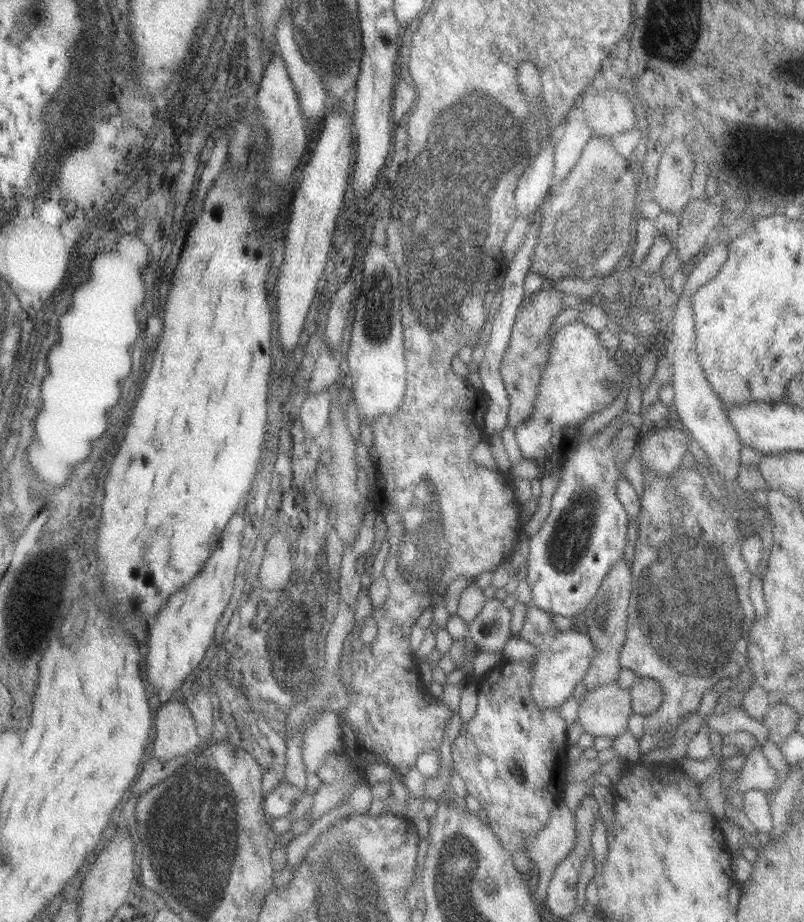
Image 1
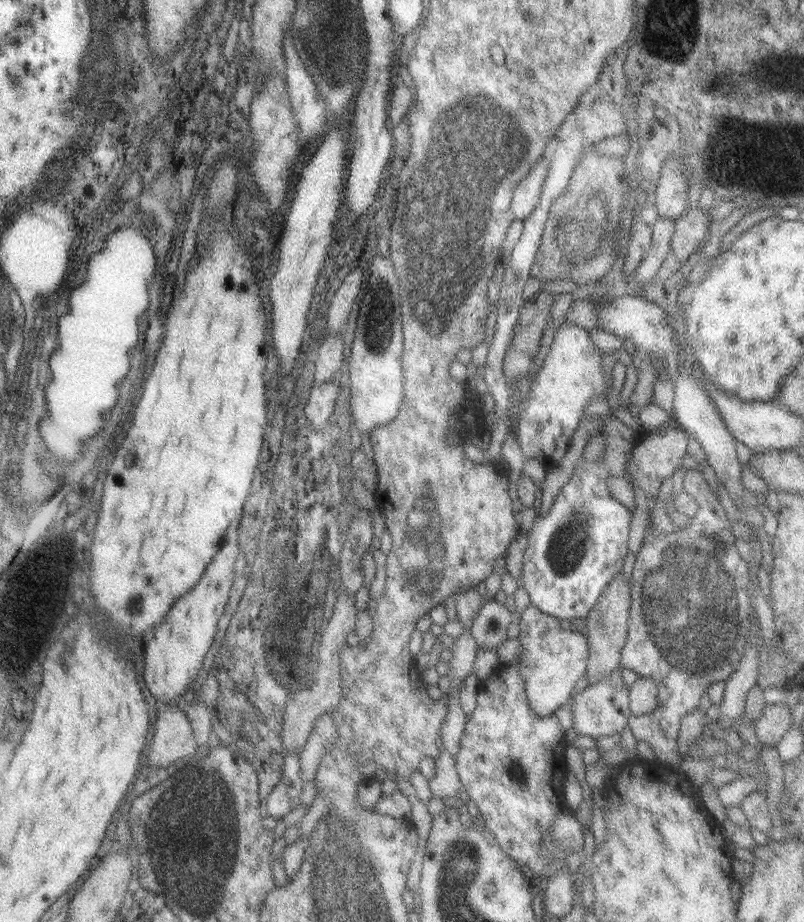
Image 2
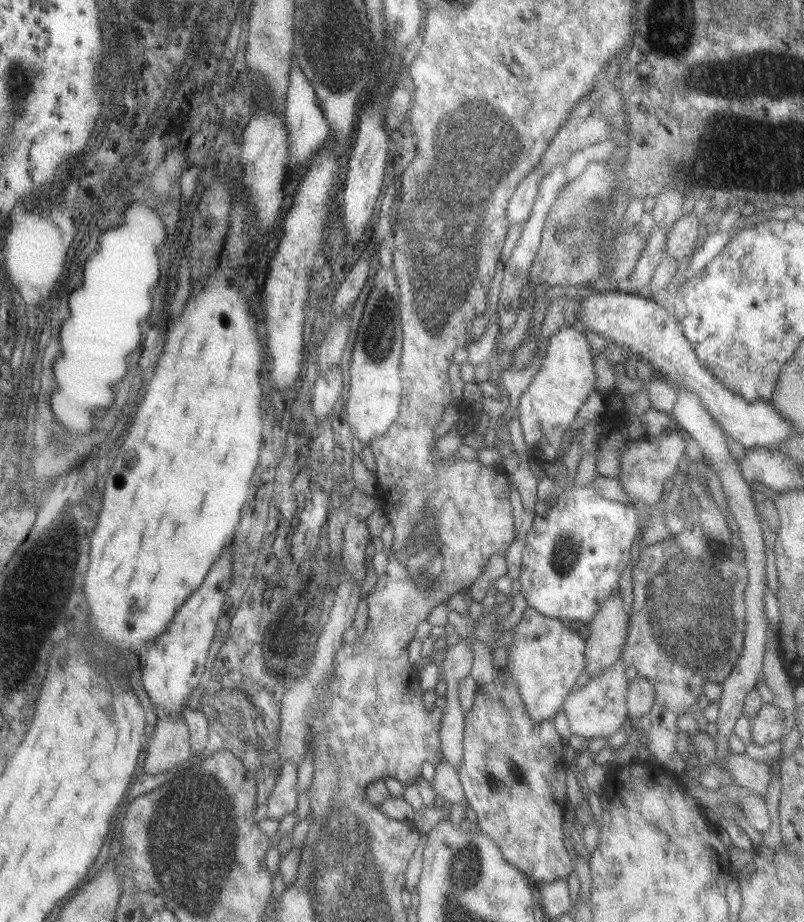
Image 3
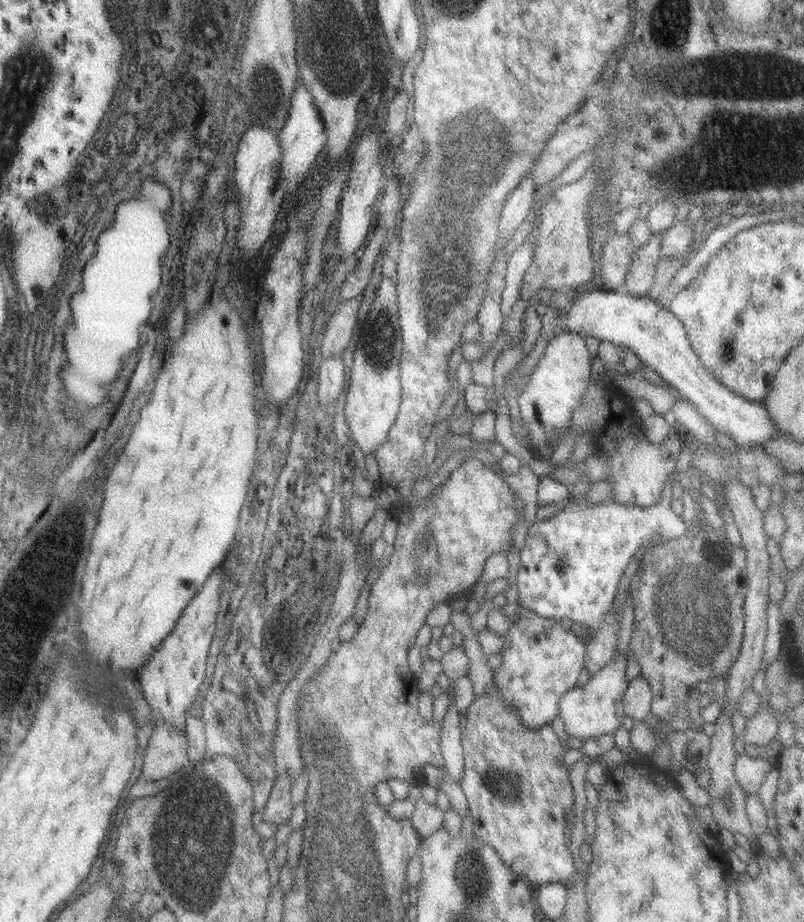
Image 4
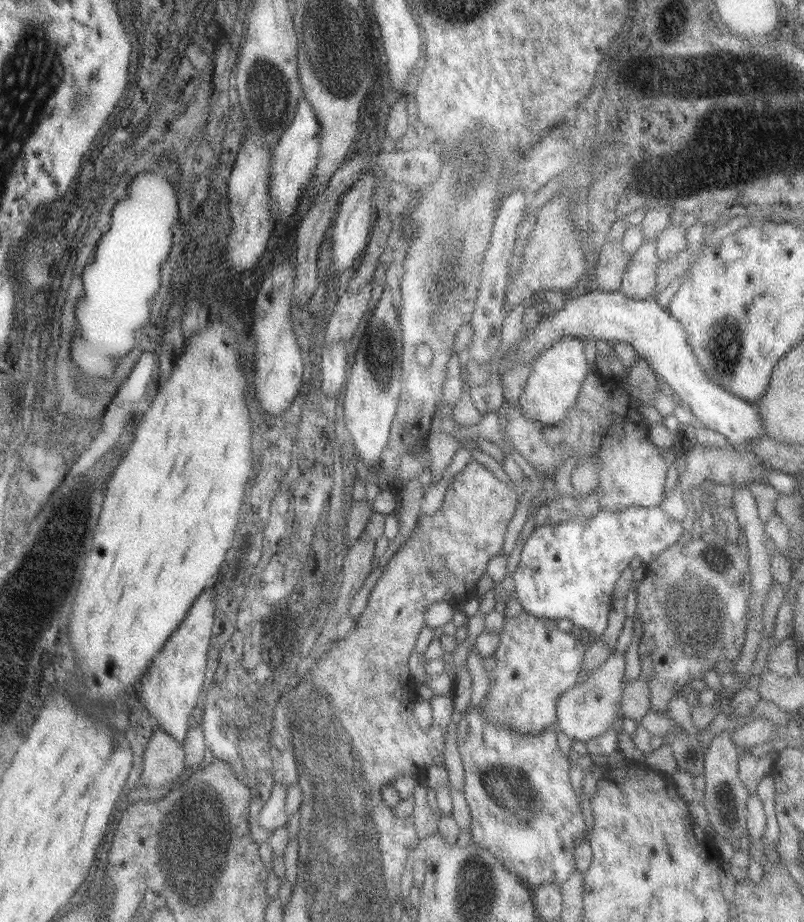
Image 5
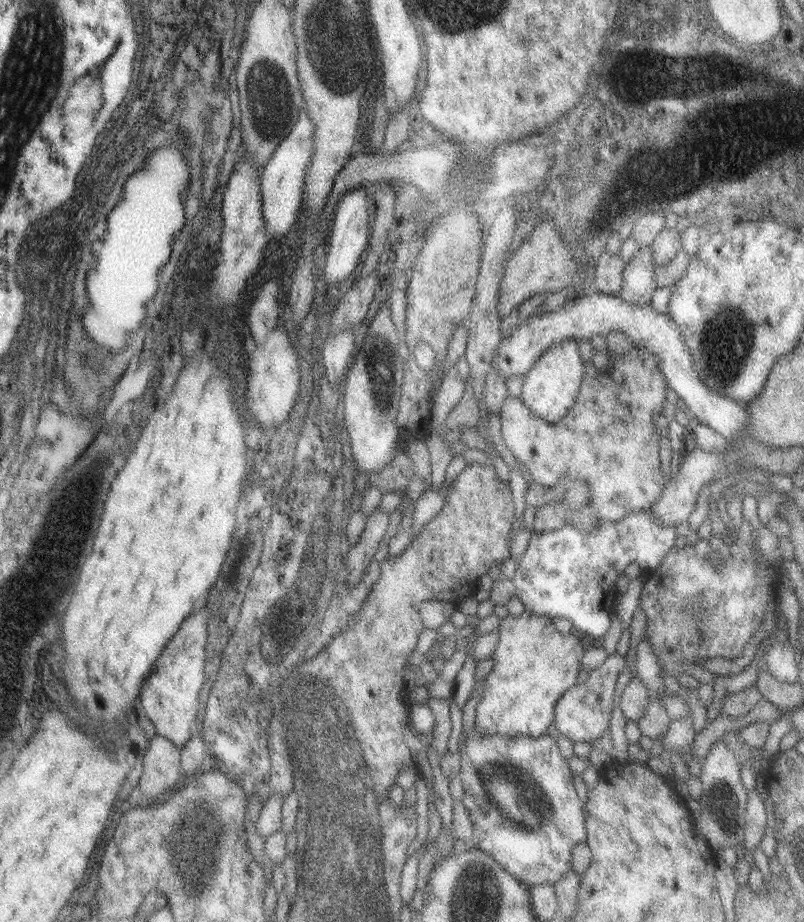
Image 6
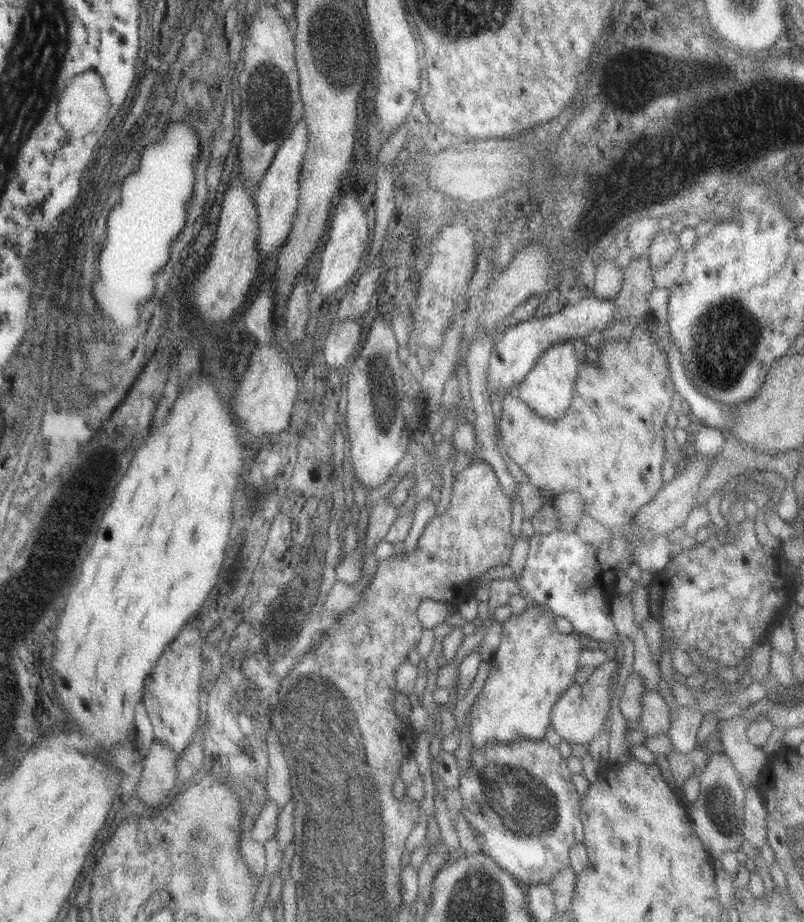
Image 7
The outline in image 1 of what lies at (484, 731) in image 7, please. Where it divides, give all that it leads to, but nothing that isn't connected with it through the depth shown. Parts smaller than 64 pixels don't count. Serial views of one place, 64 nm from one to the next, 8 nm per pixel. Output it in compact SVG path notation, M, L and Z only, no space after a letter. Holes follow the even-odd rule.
M529 605L526 607L523 627L518 636L535 647L529 684L531 699L537 705L537 709L557 709L573 696L575 685L582 682L589 662L595 656L595 645L587 634L572 630L558 631L547 613Z

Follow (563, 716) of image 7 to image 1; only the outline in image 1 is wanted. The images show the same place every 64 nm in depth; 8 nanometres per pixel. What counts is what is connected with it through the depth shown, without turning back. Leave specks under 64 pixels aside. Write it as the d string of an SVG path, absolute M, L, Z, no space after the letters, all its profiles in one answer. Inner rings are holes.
M611 681L586 691L582 698L583 700L577 703L575 721L579 722L583 732L594 738L599 736L614 738L626 730L626 720L632 713L628 689L619 687L616 681Z

